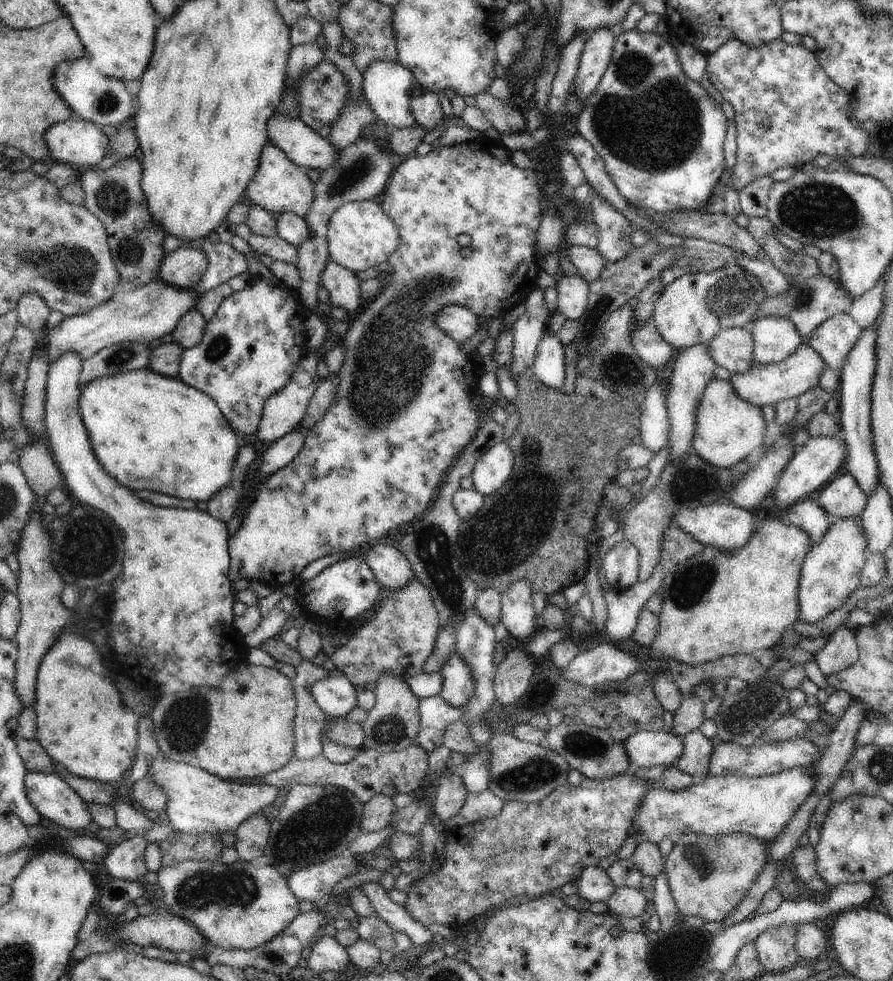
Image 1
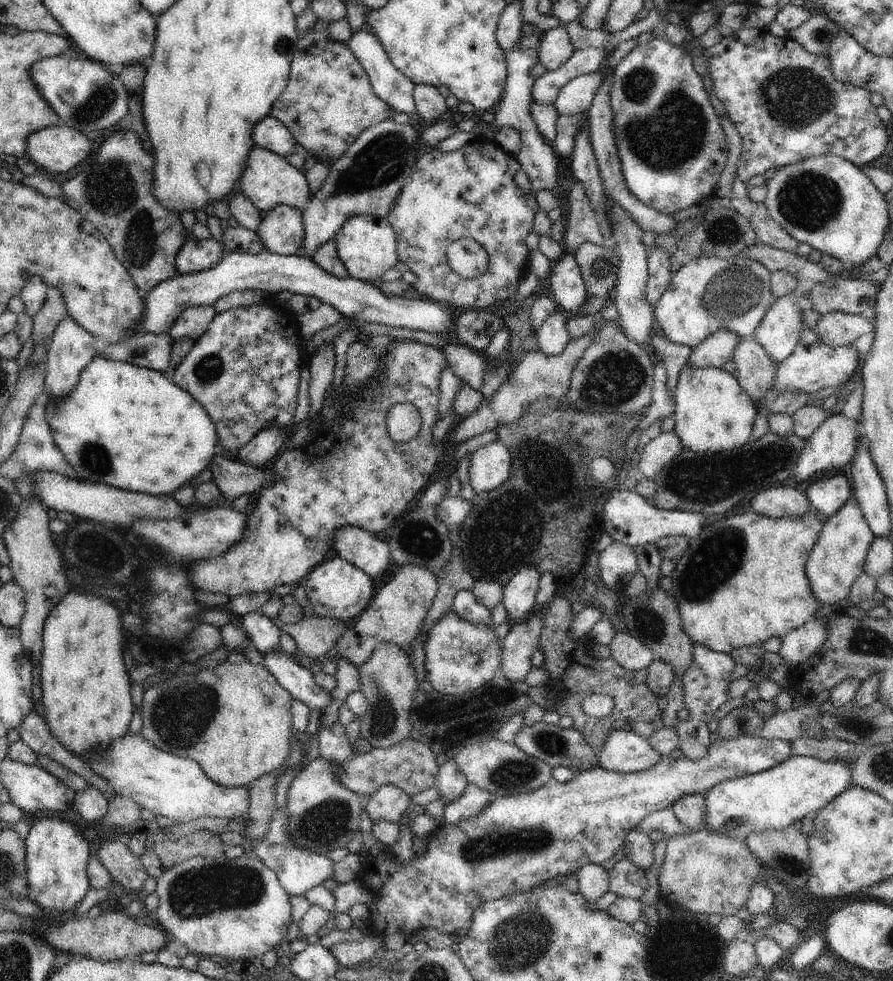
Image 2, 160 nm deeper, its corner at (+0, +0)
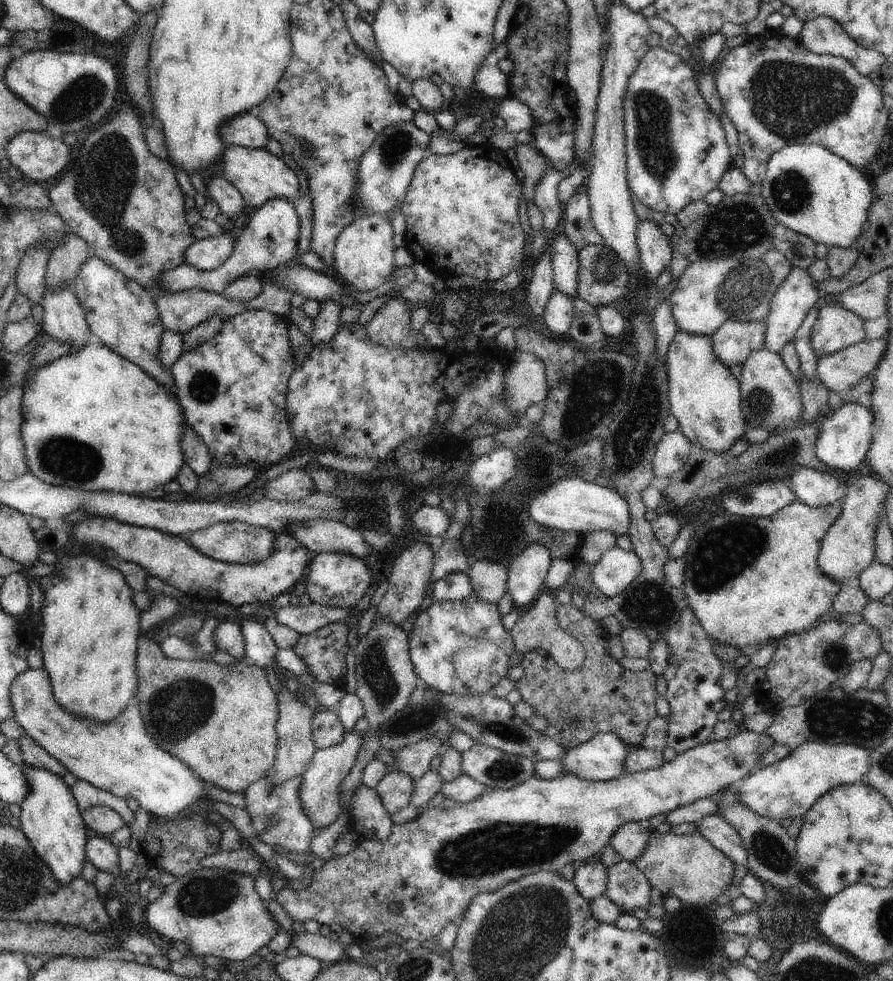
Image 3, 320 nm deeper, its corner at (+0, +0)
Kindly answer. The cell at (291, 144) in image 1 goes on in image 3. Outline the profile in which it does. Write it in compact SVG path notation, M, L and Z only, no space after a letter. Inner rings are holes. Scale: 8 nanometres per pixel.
M242 112L228 120L224 126L218 128L218 136L224 144L240 144L243 147L265 148L267 134L261 120L256 120L252 114Z

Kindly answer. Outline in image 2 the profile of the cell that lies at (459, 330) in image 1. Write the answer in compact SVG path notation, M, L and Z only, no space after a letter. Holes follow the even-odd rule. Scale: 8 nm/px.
M262 251L258 254L225 254L214 268L191 275L180 275L157 284L144 295L146 312L143 321L134 330L135 334L168 333L171 324L182 309L191 306L213 305L222 295L240 289L262 290L262 292L291 292L294 295L316 297L330 304L344 317L356 319L360 324L377 322L388 326L413 328L426 332L448 334L450 325L455 325L456 310L442 309L438 302L422 297L386 296L375 286L352 277L338 278L320 268L310 257L284 256Z

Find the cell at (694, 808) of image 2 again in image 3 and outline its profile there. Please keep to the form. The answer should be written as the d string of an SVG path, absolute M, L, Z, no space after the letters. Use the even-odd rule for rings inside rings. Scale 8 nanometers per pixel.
M715 814L702 819L697 825L699 825L698 833L707 838L734 863L743 864L746 867L748 853L745 844L731 824Z

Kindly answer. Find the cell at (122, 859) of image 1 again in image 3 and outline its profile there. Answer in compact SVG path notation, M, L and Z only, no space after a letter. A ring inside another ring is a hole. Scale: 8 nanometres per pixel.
M88 837L85 844L85 855L98 870L105 870L116 877L126 877L131 874L121 874L118 869L118 848L113 846L107 837Z

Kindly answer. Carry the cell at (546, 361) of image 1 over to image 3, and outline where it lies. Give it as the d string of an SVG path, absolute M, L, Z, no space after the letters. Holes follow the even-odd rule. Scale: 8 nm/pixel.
M554 288L546 303L542 320L548 330L554 334L567 334L573 319L573 302L575 300L561 290Z

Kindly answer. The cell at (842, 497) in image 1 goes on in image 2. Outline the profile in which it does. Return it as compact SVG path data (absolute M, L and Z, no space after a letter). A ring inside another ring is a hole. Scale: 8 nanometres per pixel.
M834 474L829 477L822 477L815 483L810 483L805 490L806 498L812 507L831 517L848 500L853 493L853 487L845 476Z

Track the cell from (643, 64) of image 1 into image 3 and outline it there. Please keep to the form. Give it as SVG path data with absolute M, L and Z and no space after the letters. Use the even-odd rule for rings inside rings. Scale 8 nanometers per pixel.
M661 46L649 47L646 56L640 61L637 69L632 72L627 84L627 91L623 100L624 118L625 118L625 147L627 150L627 183L629 189L634 192L636 198L648 208L663 212L666 216L674 216L680 212L685 206L688 206L694 200L702 200L711 190L717 188L718 183L724 172L729 170L733 164L733 150L728 146L727 136L719 121L717 114L709 107L709 104L700 94L696 74L693 68L679 54L672 51L666 51Z

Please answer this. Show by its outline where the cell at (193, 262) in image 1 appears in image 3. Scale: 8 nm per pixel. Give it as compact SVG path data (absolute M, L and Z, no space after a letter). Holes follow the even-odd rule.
M218 233L216 236L194 241L186 251L185 262L198 270L210 272L228 260L234 247L232 234Z

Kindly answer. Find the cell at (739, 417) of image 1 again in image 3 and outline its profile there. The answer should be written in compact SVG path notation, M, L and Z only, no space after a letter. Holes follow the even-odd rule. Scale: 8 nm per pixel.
M677 328L677 333L670 341L665 362L670 412L678 419L678 429L694 444L695 449L729 452L732 445L743 438L747 424L742 414L739 380L713 354L712 336L697 335Z

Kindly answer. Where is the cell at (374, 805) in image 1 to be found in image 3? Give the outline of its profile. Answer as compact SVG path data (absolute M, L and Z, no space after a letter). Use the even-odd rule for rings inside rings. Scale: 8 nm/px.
M390 770L375 788L384 808L394 814L411 804L415 789L414 779L405 772Z

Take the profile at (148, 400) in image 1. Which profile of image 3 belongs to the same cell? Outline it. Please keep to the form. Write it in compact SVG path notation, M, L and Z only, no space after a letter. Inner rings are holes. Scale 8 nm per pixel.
M94 340L77 351L62 355L51 363L38 365L29 370L29 375L25 376L25 383L23 384L21 415L22 422L19 429L23 444L23 459L27 466L26 473L35 476L47 485L68 486L76 490L80 488L80 491L118 490L118 492L128 492L128 494L148 492L148 490L154 490L154 488L166 484L168 480L174 480L176 470L182 466L182 452L178 448L178 438L180 438L180 432L182 432L182 428L185 428L187 421L177 398L168 389L160 386L151 376L148 376L139 366L118 356L113 350L98 344Z

